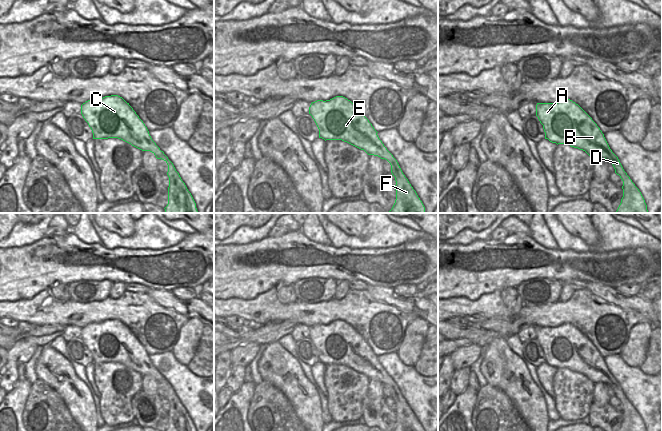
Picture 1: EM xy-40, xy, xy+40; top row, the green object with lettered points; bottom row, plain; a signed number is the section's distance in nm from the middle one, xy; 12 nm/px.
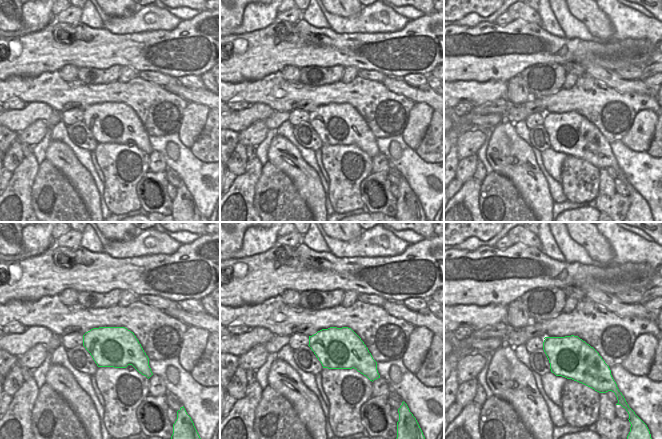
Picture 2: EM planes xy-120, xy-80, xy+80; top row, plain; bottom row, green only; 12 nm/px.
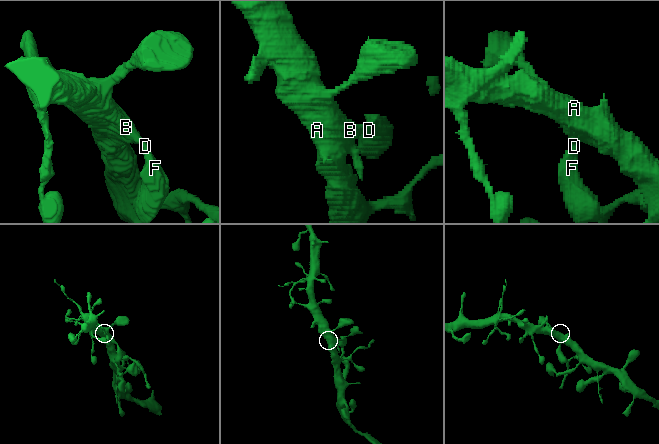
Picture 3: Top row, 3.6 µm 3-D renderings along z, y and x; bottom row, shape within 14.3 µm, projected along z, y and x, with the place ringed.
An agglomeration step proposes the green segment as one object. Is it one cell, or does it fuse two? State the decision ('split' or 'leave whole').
leave whole

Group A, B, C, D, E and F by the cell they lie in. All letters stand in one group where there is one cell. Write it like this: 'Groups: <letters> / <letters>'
Groups: A B C D E F

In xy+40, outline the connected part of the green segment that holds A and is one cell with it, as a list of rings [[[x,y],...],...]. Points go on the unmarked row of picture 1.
[[[564,323],[558,327],[537,327],[536,340],[543,349],[545,363],[557,369],[568,368],[571,371],[585,375],[594,383],[606,383],[612,387],[615,397],[623,405],[623,421],[619,431],[647,431],[641,416],[624,395],[618,381],[610,373],[600,352],[578,328],[570,323]]]

